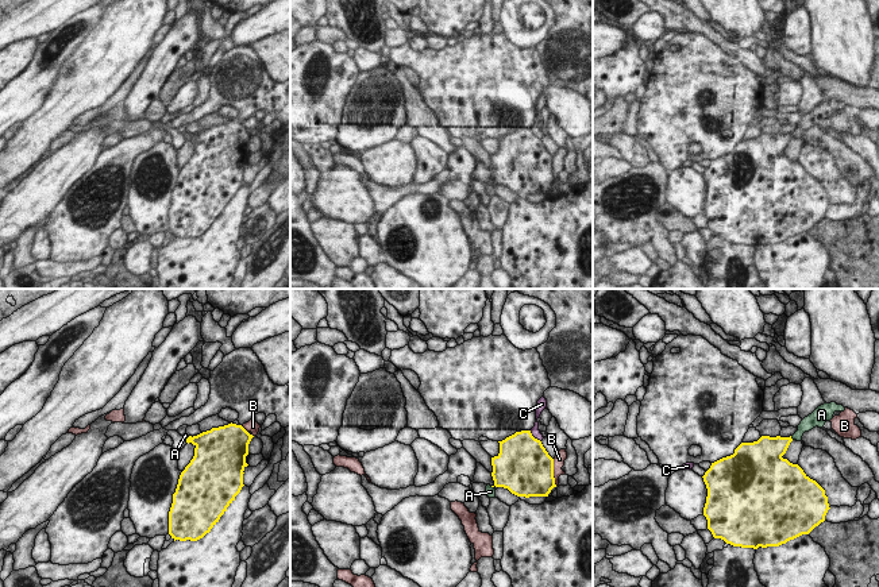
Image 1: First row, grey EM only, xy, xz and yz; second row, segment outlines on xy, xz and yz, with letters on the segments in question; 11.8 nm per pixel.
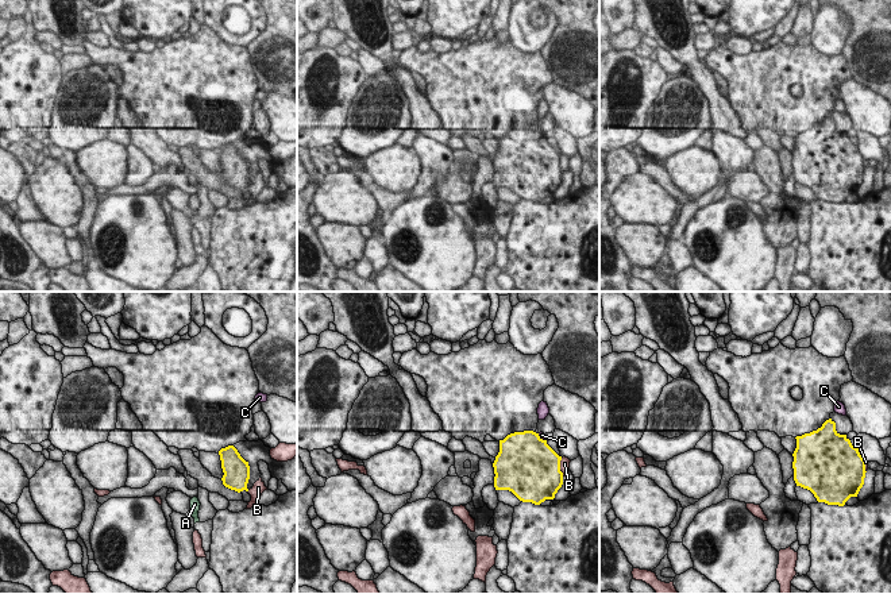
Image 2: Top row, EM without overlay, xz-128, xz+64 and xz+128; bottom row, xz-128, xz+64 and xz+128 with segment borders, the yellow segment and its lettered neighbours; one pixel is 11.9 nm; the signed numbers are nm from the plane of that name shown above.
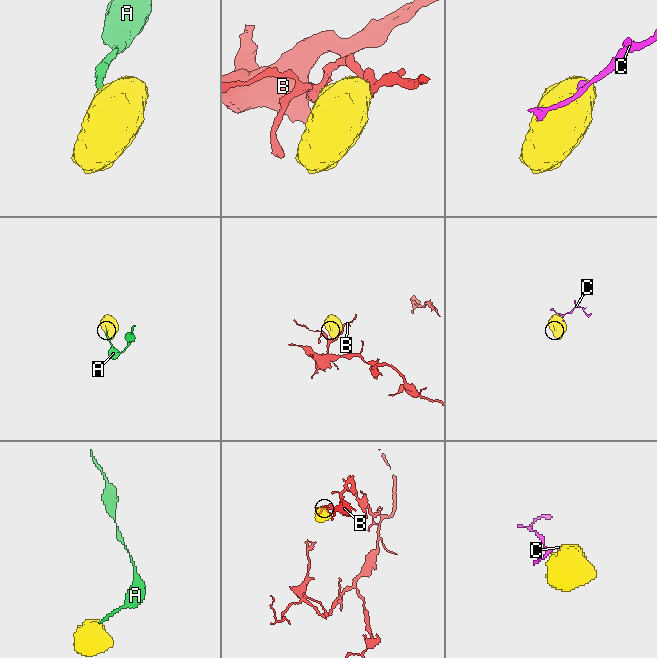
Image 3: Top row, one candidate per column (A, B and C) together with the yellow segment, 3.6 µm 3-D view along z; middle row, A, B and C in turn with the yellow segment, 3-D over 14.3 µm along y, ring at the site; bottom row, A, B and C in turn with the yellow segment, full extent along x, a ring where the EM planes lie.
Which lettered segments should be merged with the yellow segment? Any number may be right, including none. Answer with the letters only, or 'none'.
A

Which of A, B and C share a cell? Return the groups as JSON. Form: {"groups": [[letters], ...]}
{"groups": [["A"], ["B"], ["C"]]}

